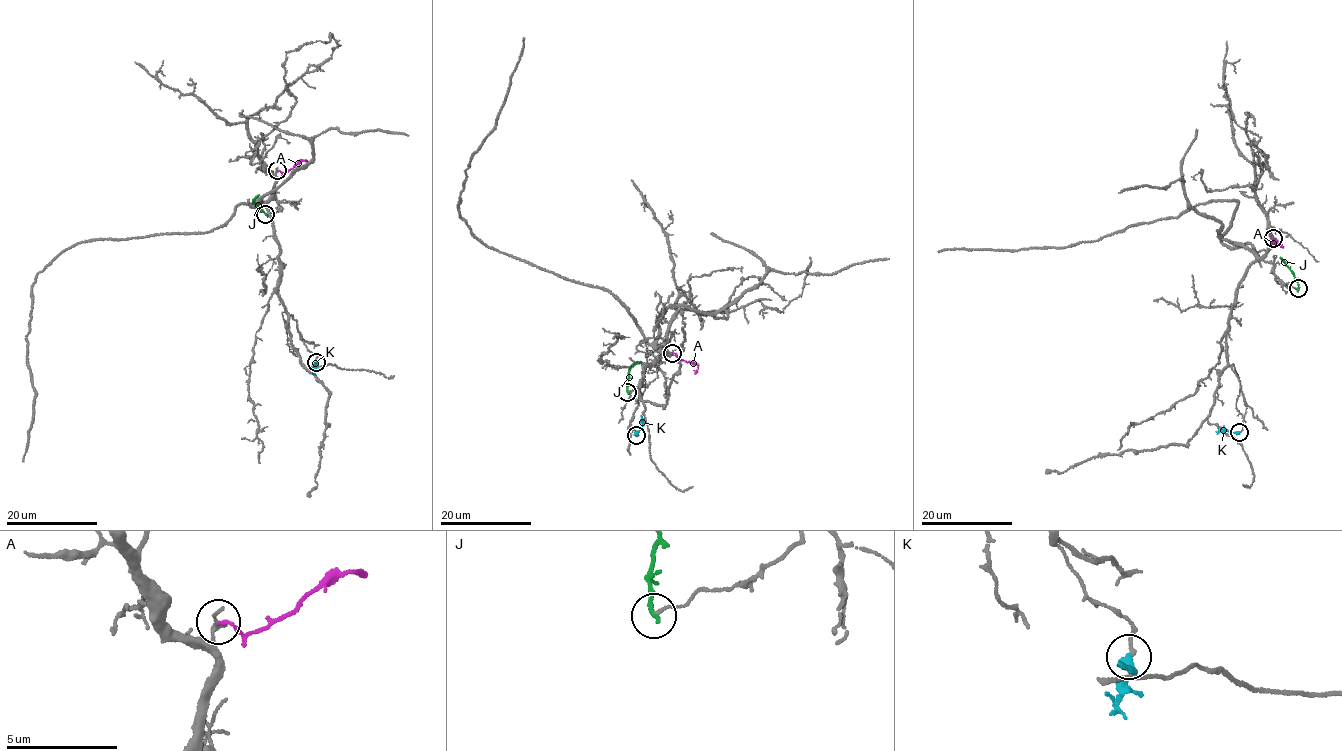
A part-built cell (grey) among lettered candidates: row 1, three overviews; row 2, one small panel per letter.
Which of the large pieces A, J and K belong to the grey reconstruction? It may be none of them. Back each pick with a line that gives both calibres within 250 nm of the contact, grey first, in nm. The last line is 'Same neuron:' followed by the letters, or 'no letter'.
Same neuron: no letter

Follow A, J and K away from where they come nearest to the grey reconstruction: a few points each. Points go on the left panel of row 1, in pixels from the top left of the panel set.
A: (277, 170), (286, 172), (306, 161)
J: (265, 214), (253, 201), (258, 195)
K: (316, 362), (313, 374)

